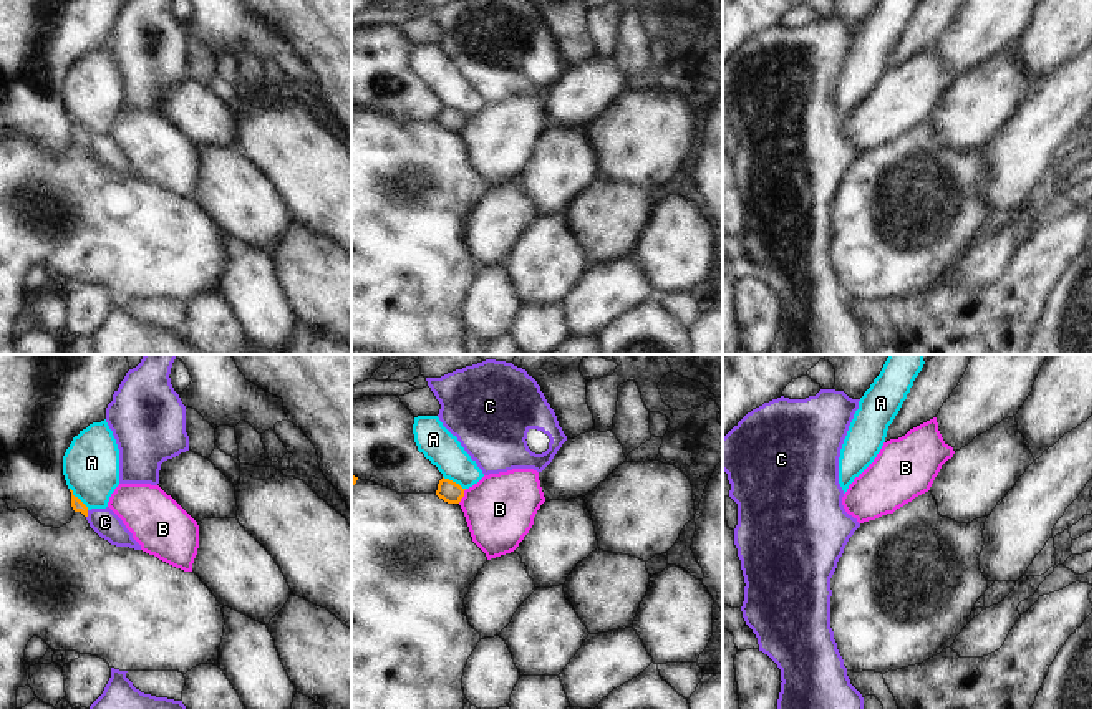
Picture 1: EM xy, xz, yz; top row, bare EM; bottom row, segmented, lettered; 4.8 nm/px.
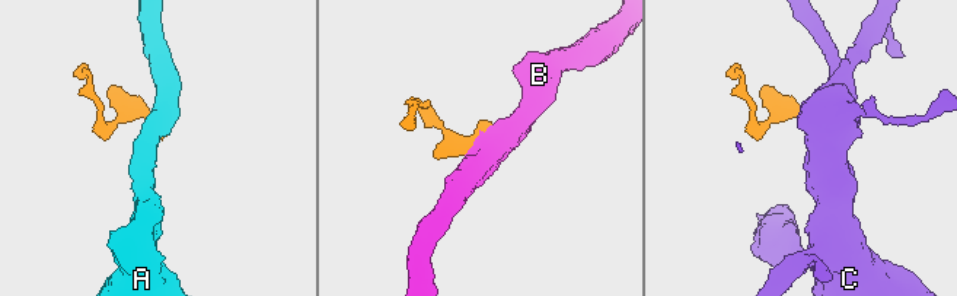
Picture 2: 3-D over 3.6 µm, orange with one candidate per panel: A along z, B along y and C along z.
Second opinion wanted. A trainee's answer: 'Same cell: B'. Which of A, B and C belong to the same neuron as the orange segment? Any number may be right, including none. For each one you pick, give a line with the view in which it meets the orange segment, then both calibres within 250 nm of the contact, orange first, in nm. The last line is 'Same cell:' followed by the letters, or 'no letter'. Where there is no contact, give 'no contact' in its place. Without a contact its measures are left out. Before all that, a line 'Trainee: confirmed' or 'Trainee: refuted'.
Trainee: refuted
C: contact in xy; calibres 60 and 140 nm
Same cell: C

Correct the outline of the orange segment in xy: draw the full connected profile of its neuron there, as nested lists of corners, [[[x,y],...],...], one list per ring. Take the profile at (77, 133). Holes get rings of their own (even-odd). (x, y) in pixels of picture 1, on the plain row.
[[[71,121],[71,136],[75,141],[81,141],[90,156],[111,174],[129,176],[141,179],[141,174],[133,167],[133,162],[126,157],[123,149],[109,137],[88,137],[78,126]]]

